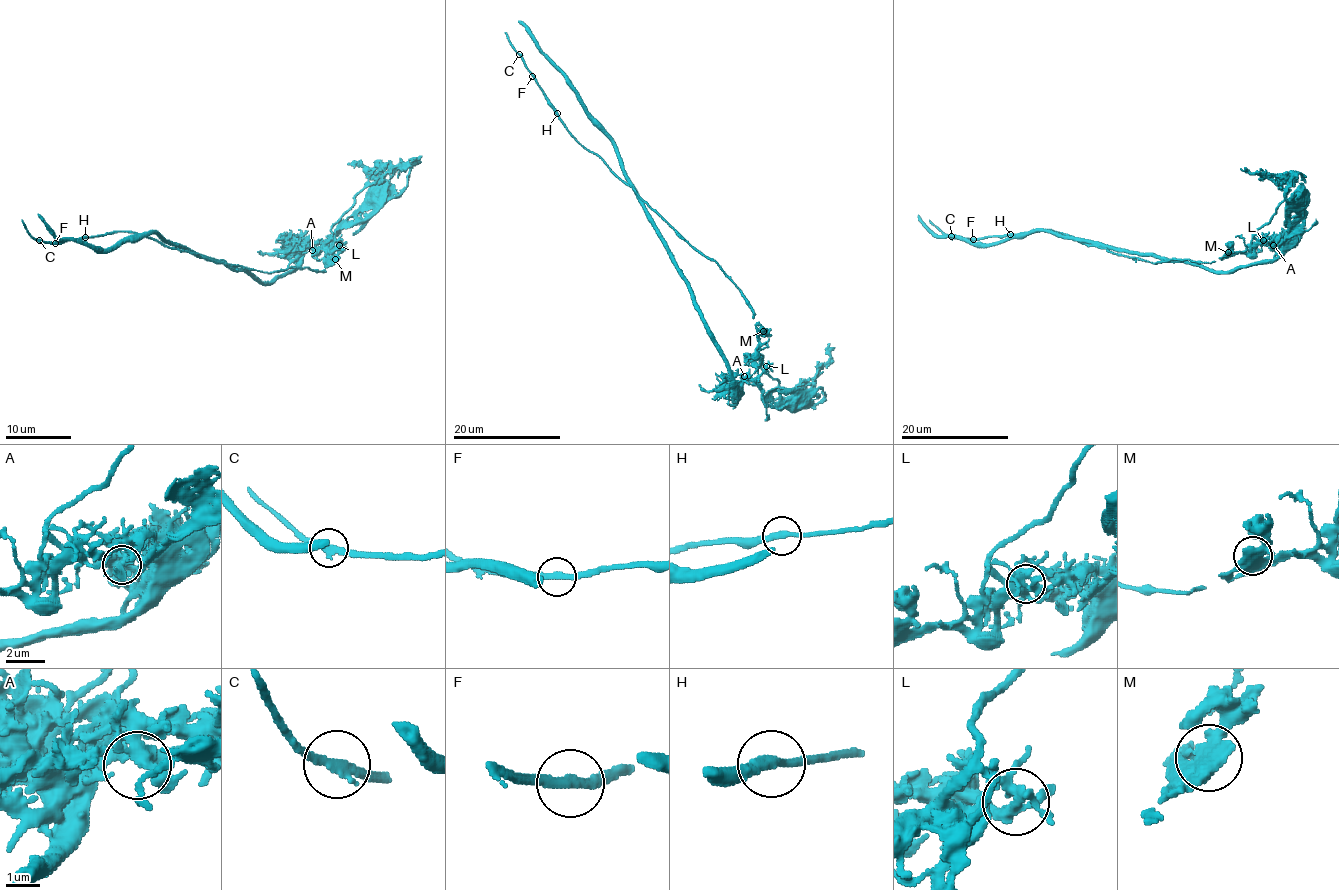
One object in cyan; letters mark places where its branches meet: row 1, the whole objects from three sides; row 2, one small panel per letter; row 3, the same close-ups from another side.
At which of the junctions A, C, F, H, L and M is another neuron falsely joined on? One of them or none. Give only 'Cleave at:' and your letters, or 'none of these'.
Cleave at: L

